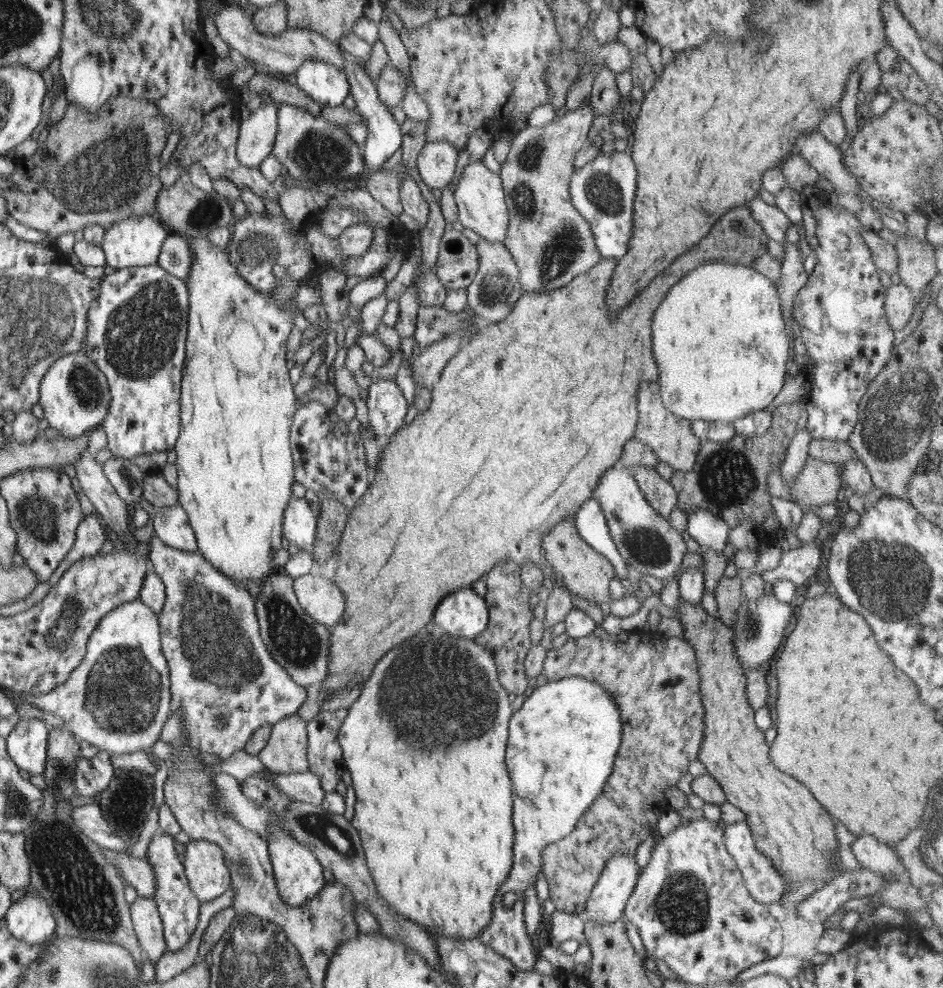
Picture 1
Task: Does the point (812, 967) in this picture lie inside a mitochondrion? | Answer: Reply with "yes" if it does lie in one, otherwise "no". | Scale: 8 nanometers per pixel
no

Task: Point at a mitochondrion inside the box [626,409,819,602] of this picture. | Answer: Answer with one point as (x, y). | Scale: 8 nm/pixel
(727, 480)

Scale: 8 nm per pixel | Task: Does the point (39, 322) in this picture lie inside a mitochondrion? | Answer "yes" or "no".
yes

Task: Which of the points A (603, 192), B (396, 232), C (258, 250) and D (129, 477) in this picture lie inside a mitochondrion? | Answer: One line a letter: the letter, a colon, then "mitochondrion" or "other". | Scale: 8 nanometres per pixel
A: mitochondrion
B: other
C: mitochondrion
D: mitochondrion

